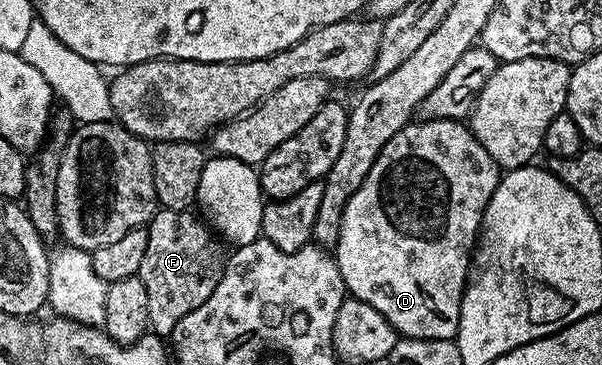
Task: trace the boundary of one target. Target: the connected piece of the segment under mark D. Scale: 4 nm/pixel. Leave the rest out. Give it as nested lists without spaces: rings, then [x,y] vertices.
[[[426,120],[412,121],[377,156],[373,168],[369,168],[369,176],[365,176],[365,184],[353,192],[349,204],[345,204],[343,219],[339,225],[339,241],[333,247],[335,263],[341,272],[341,280],[347,285],[347,293],[357,300],[365,300],[365,304],[373,304],[385,320],[395,329],[395,333],[404,338],[428,338],[429,340],[452,340],[459,330],[461,316],[461,300],[463,290],[467,286],[467,276],[471,269],[471,256],[479,237],[479,228],[483,224],[483,213],[497,188],[501,177],[501,167],[491,159],[489,152],[481,148],[479,141],[473,136],[470,125],[462,121],[453,120]]]

